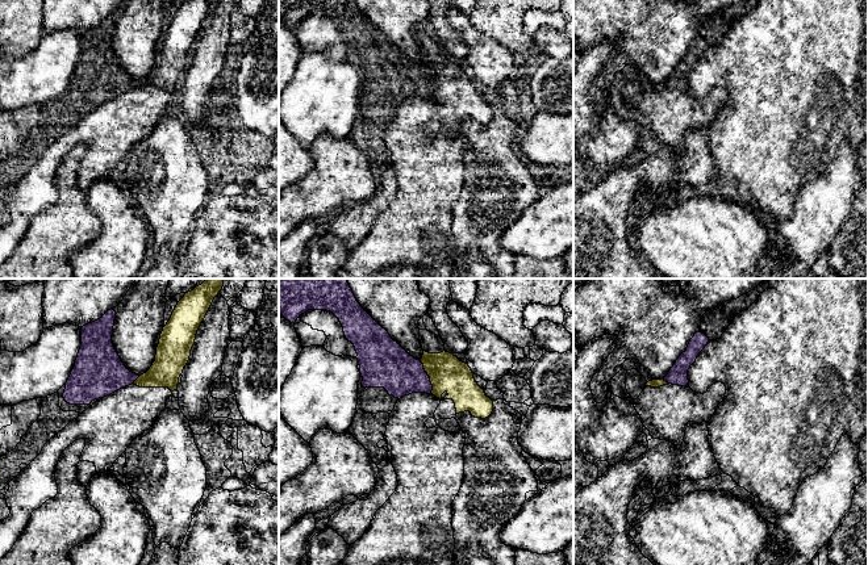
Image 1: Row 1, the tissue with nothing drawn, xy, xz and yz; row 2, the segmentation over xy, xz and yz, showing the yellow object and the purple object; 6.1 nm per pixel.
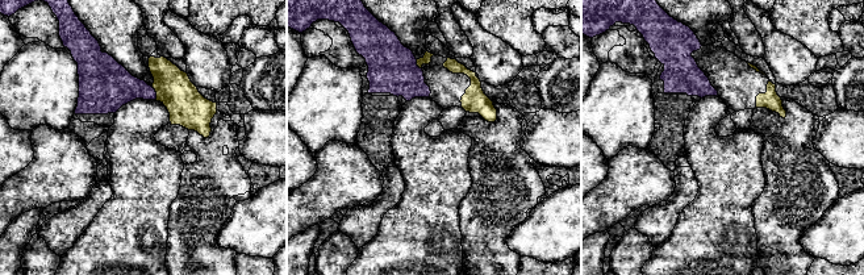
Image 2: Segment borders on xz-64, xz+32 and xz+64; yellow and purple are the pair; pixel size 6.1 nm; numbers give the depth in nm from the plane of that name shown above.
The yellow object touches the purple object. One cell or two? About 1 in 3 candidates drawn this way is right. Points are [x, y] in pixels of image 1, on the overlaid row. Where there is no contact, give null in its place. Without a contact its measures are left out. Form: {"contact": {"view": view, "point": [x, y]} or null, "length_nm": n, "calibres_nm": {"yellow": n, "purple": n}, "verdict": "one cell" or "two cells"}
{"contact": {"view": "xz", "point": [429, 376]}, "length_nm": 220, "calibres_nm": {"yellow": 220, "purple": 280}, "verdict": "two cells"}

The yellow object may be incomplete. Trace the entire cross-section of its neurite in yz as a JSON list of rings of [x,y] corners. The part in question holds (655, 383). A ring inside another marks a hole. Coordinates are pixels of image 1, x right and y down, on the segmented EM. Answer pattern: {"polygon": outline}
{"polygon": [[[652,380],[633,405],[654,439],[681,445],[685,430],[692,424],[709,422],[725,394],[726,386],[722,382],[713,384],[701,394],[689,386]]]}

